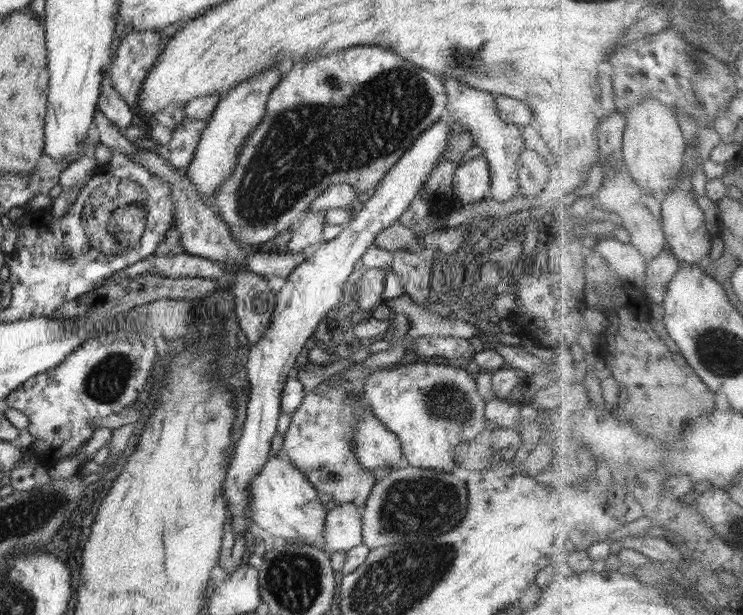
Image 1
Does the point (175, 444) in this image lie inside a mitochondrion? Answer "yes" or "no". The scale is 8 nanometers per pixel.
no

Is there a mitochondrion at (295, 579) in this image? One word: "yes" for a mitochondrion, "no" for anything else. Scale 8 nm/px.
yes

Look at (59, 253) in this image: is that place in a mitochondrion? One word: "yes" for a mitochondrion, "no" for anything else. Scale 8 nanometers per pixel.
yes

